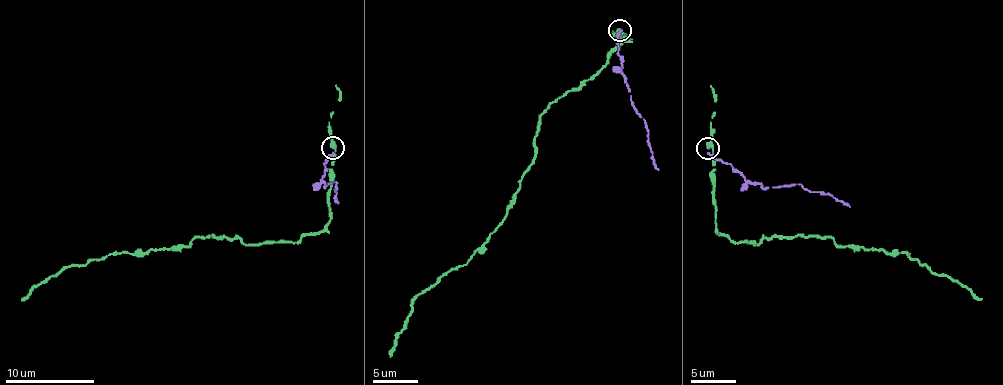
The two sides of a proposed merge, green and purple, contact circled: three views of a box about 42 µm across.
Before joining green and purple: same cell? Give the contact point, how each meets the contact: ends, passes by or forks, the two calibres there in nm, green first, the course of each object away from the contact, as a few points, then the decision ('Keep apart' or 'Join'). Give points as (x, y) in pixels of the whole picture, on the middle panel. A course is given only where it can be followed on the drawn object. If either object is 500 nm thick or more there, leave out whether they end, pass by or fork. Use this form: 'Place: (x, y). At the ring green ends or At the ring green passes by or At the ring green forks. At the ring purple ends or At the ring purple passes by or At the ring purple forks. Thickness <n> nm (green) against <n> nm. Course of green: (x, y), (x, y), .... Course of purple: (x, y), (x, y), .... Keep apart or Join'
Place: (620, 30). At the ring green passes by. At the ring purple ends. Thickness 280 nm (green) against 180 nm. Course of green: (620, 29), (631, 40), (545, 110), (534, 161), (503, 222), (464, 265), (422, 290), (391, 356). Course of purple: (620, 29), (618, 39), (621, 70), (631, 102), (644, 122), (653, 165), (659, 169). Keep apart

